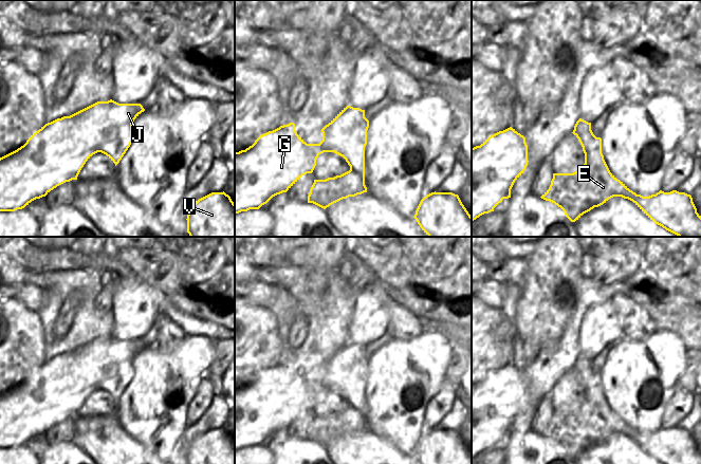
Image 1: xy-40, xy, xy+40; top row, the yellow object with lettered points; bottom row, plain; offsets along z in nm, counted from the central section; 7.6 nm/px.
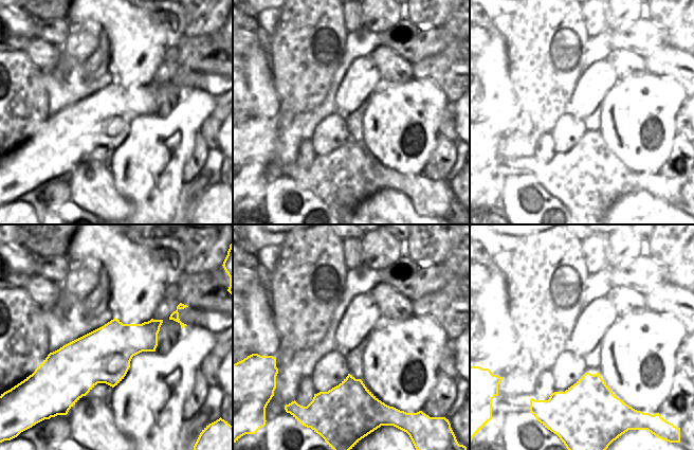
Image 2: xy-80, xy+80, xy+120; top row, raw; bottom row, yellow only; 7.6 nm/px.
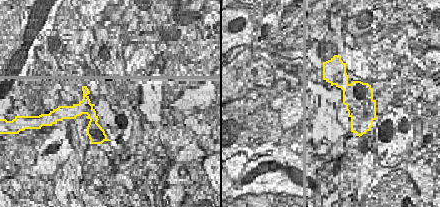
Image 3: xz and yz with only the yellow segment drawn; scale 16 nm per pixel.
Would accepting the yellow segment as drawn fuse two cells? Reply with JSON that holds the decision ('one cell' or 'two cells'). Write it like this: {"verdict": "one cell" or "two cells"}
{"verdict": "one cell"}

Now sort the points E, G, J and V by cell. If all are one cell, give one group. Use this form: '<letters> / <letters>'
E G J V

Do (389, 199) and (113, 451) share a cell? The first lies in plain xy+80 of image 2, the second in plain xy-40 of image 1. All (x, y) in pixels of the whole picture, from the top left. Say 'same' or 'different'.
same

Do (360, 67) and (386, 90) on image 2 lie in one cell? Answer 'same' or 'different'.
different

